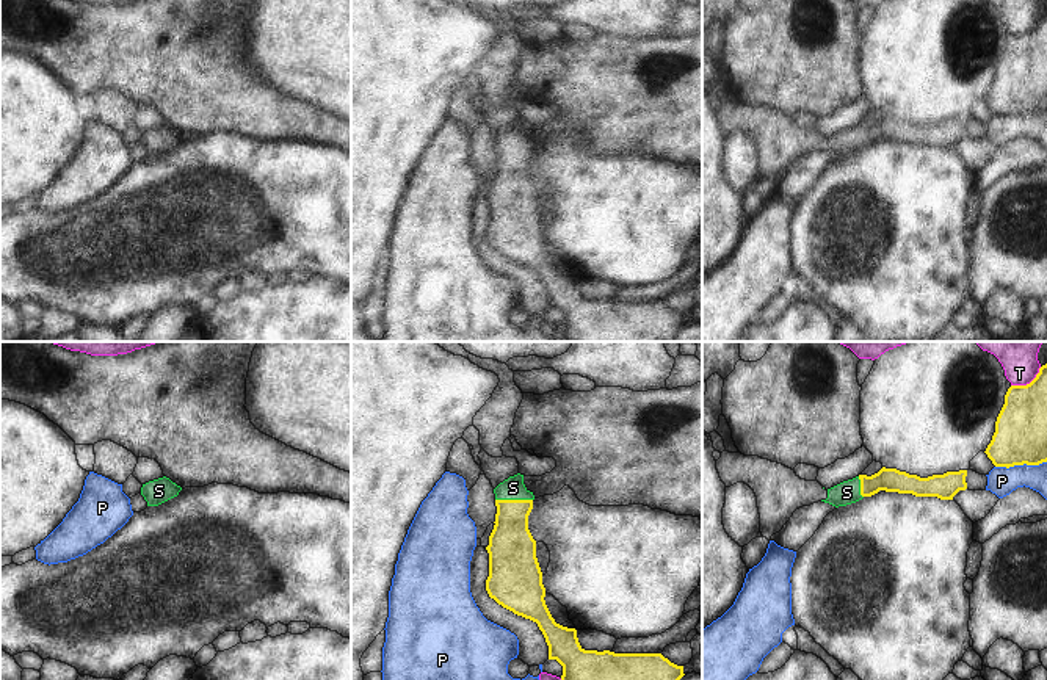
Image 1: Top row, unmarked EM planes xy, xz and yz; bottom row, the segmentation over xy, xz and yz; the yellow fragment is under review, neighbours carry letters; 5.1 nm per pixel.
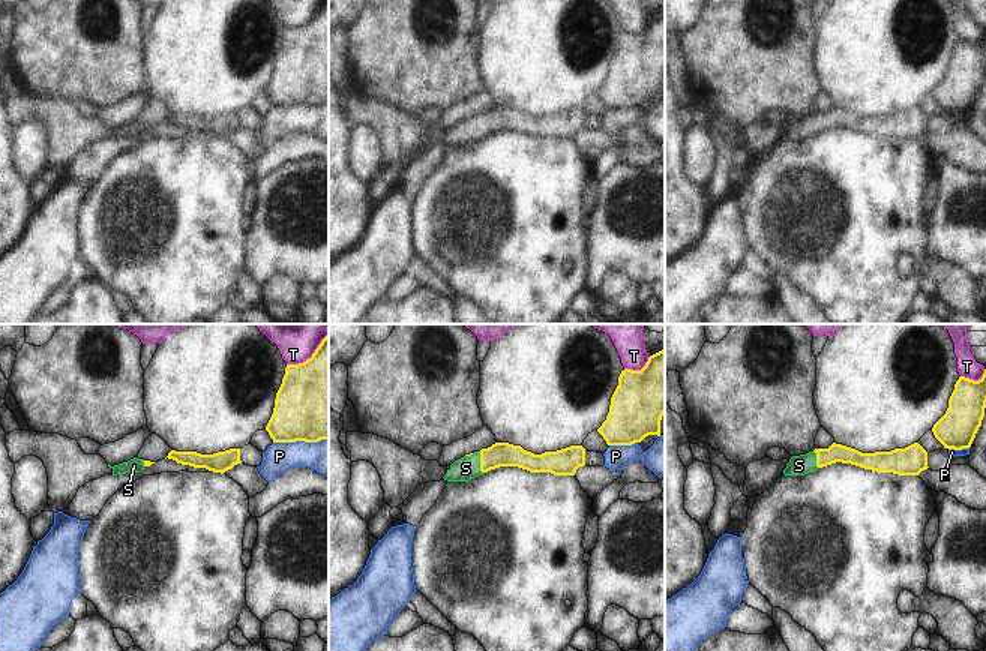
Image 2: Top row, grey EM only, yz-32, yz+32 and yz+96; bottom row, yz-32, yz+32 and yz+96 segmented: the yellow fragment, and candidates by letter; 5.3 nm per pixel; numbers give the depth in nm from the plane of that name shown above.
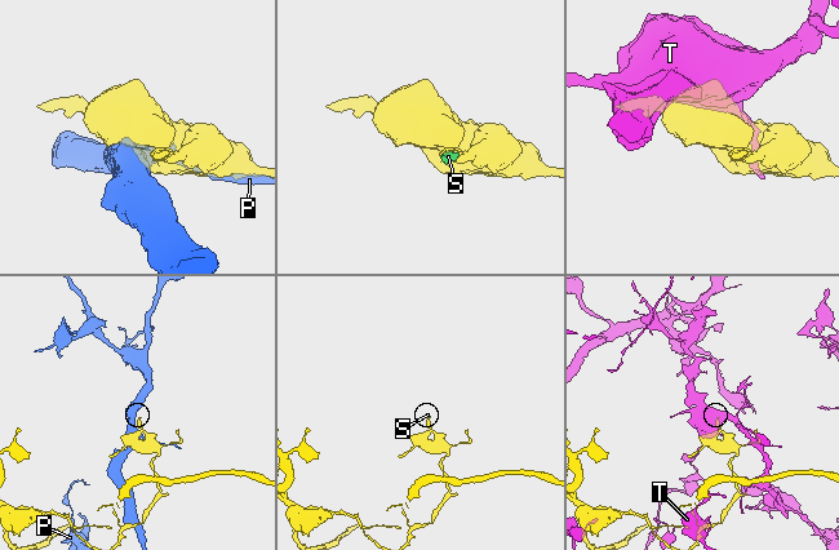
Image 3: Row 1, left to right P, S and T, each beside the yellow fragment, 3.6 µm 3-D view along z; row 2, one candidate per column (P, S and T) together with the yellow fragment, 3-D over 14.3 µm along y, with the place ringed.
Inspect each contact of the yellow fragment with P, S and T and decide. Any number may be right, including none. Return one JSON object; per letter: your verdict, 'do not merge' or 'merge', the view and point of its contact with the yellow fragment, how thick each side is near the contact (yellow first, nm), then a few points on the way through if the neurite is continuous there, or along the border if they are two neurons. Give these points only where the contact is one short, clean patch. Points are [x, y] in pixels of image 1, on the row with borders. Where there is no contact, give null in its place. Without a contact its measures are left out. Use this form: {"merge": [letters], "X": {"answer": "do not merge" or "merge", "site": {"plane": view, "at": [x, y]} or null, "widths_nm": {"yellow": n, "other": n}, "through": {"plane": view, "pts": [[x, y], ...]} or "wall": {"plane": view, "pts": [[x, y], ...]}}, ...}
{"merge": ["S"], "P": {"answer": "do not merge", "site": {"plane": "yz", "at": [1021, 464]}, "widths_nm": {"yellow": 280, "other": 150}}, "S": {"answer": "merge", "site": {"plane": "xz", "at": [514, 500]}, "widths_nm": {"yellow": 240, "other": 120}, "through": {"plane": "xz", "pts": [[511, 549], [514, 500], [513, 488]]}}, "T": {"answer": "do not merge", "site": {"plane": "yz", "at": [1027, 384]}, "widths_nm": {"yellow": 280, "other": 240}}}

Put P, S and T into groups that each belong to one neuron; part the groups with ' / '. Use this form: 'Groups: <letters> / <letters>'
Groups: P / S / T.

